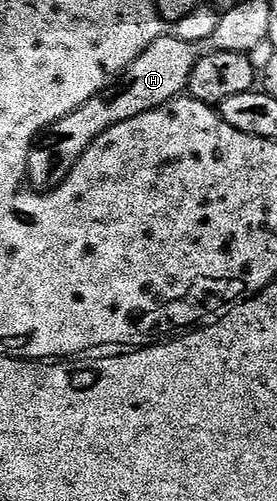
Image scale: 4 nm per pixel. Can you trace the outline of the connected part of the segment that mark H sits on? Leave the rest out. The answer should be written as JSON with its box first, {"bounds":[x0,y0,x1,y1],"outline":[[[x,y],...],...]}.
{"bounds":[27,35,201,193],"outline":[[[174,35],[158,37],[107,88],[97,95],[88,97],[69,115],[57,118],[52,125],[48,125],[35,138],[27,156],[27,179],[32,189],[38,189],[40,193],[50,193],[69,176],[73,166],[84,160],[86,149],[105,131],[129,119],[137,119],[137,115],[145,115],[157,107],[172,104],[178,98],[175,96],[186,90],[193,75],[193,67],[201,56],[199,48],[196,42],[186,41]]]}

